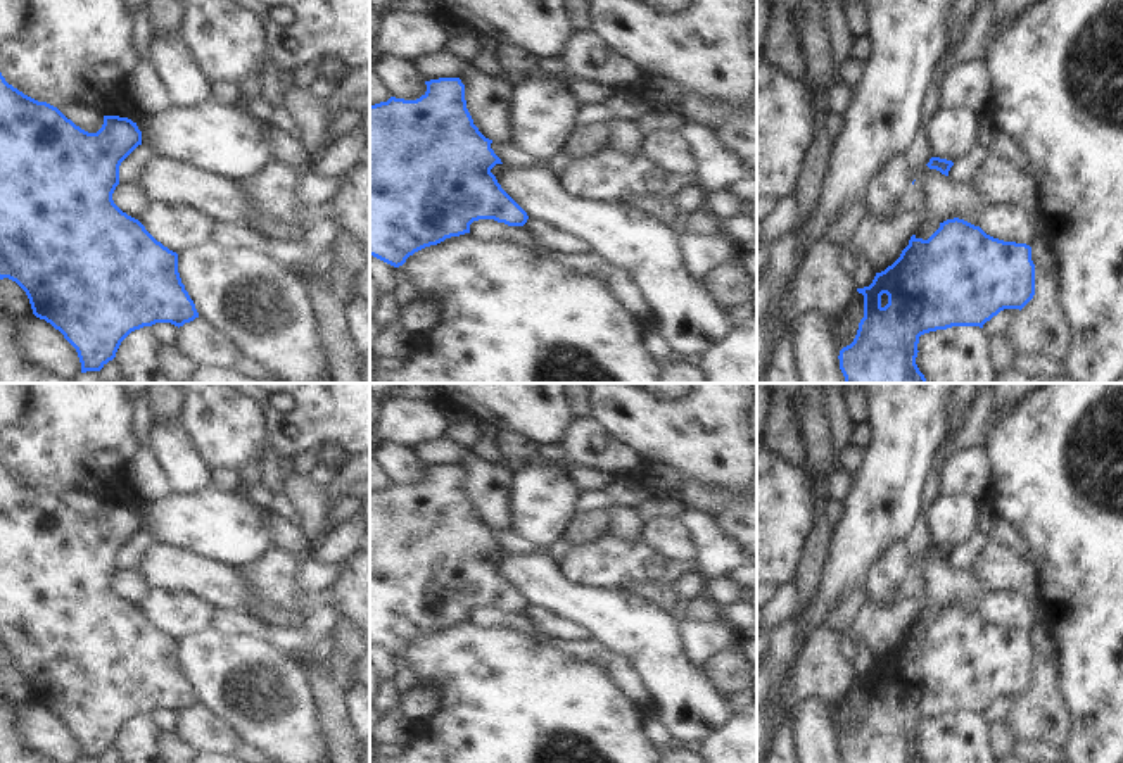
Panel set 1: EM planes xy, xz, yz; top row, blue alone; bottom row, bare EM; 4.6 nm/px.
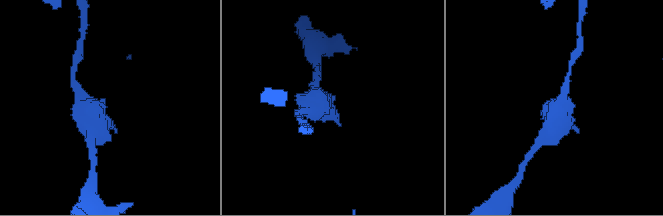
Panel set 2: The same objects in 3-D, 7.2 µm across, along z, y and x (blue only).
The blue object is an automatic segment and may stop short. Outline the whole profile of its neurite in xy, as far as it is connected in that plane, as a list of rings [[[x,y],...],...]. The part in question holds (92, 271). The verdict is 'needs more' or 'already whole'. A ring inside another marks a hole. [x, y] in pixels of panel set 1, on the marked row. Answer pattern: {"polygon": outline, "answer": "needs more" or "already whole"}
{"polygon": [[[0,73],[0,280],[16,281],[26,292],[33,314],[50,323],[76,349],[81,373],[100,371],[135,330],[155,323],[180,328],[199,318],[178,273],[178,254],[112,200],[119,166],[138,145],[142,131],[131,119],[104,116],[102,128],[88,133],[57,107],[9,85]]], "answer": "already whole"}

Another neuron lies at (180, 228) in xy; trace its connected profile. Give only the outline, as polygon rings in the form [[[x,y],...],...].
[[[164,202],[150,204],[138,221],[157,242],[176,254],[211,242],[218,224],[199,209]]]

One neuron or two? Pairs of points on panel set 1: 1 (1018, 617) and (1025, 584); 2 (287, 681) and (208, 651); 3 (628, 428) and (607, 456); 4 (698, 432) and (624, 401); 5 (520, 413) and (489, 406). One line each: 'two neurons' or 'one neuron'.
1: two neurons
2: one neuron
3: two neurons
4: one neuron
5: one neuron

